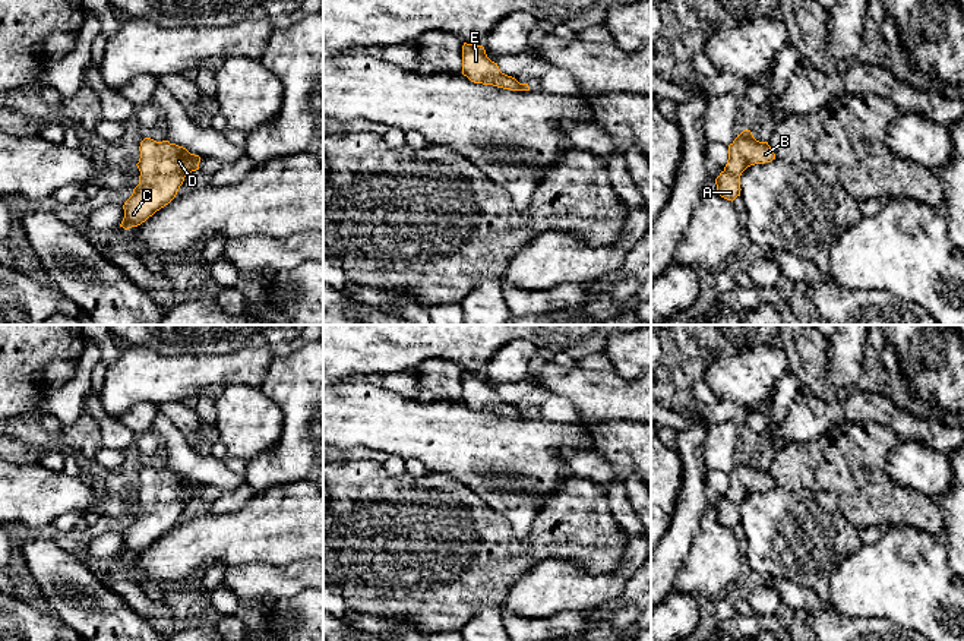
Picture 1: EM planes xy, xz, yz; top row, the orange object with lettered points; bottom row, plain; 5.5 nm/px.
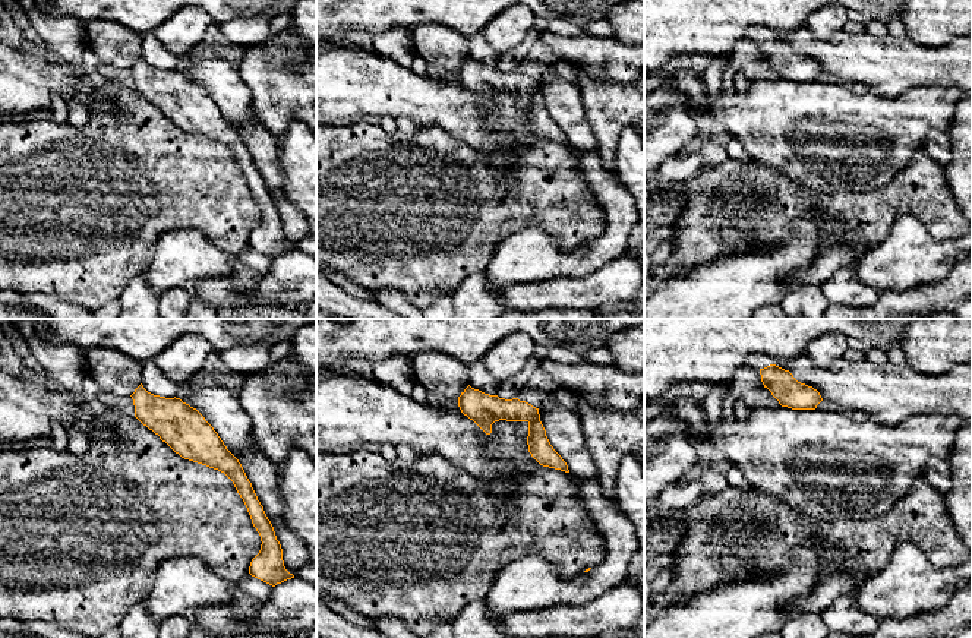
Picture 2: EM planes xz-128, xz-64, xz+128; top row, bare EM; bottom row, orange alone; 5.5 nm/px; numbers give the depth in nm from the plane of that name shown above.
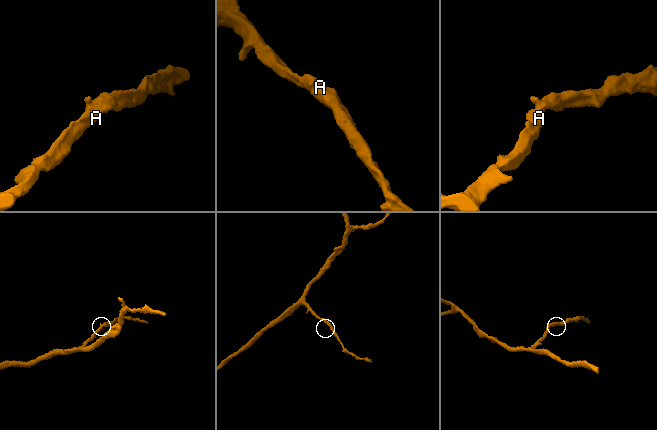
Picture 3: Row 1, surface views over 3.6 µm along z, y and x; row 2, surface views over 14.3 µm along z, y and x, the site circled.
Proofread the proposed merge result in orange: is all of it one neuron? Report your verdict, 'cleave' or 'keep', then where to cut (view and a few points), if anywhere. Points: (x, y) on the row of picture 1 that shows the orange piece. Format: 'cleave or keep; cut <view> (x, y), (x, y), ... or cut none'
keep; cut none

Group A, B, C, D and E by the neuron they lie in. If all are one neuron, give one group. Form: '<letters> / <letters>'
A B C D E

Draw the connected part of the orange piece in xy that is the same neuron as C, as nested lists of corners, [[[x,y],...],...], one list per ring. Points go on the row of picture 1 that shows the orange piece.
[[[145,138],[139,146],[140,158],[136,164],[139,184],[124,202],[124,230],[138,227],[157,211],[168,205],[177,195],[184,177],[199,170],[200,157],[168,140],[157,142]]]

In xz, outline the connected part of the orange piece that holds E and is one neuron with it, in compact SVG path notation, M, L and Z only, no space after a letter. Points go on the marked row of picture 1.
M464 42L462 75L474 83L493 85L511 91L530 91L528 83L519 83L515 78L502 73L497 63L487 57L483 45Z

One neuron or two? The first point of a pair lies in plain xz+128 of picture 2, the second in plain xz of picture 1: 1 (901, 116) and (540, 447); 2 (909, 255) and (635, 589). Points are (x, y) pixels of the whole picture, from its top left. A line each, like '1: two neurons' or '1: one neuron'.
1: one neuron
2: two neurons

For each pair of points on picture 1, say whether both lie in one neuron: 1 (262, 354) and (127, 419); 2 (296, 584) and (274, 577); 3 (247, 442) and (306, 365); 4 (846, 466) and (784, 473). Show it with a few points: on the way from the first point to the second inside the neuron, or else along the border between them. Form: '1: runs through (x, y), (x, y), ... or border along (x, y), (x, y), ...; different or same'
1: border along (157, 406), (135, 403), (120, 414); different
2: runs through (290, 581), (280, 581); same
3: border along (256, 387), (283, 413), (280, 438); different
4: runs through (831, 466), (799, 466); same

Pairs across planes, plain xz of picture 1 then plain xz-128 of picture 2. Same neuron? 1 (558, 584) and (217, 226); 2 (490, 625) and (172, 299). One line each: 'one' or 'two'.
1: two
2: two

